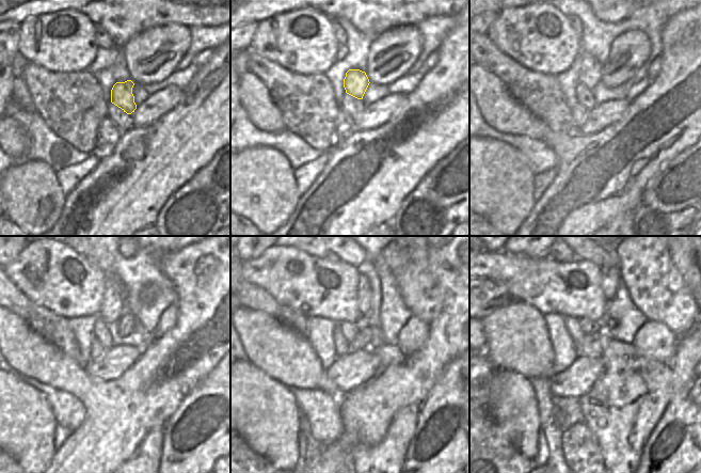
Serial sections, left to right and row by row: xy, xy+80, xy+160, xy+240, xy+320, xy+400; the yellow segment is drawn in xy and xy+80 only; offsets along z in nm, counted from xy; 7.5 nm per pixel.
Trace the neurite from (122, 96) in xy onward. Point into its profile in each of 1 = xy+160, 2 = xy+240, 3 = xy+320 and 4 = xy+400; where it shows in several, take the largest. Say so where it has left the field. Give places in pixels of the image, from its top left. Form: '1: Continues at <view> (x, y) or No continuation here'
1: Continues at xy+160 (590, 75)
2: Continues at xy+240 (112, 308)
3: Continues at xy+320 (364, 287)
4: Continues at xy+400 (610, 276)

